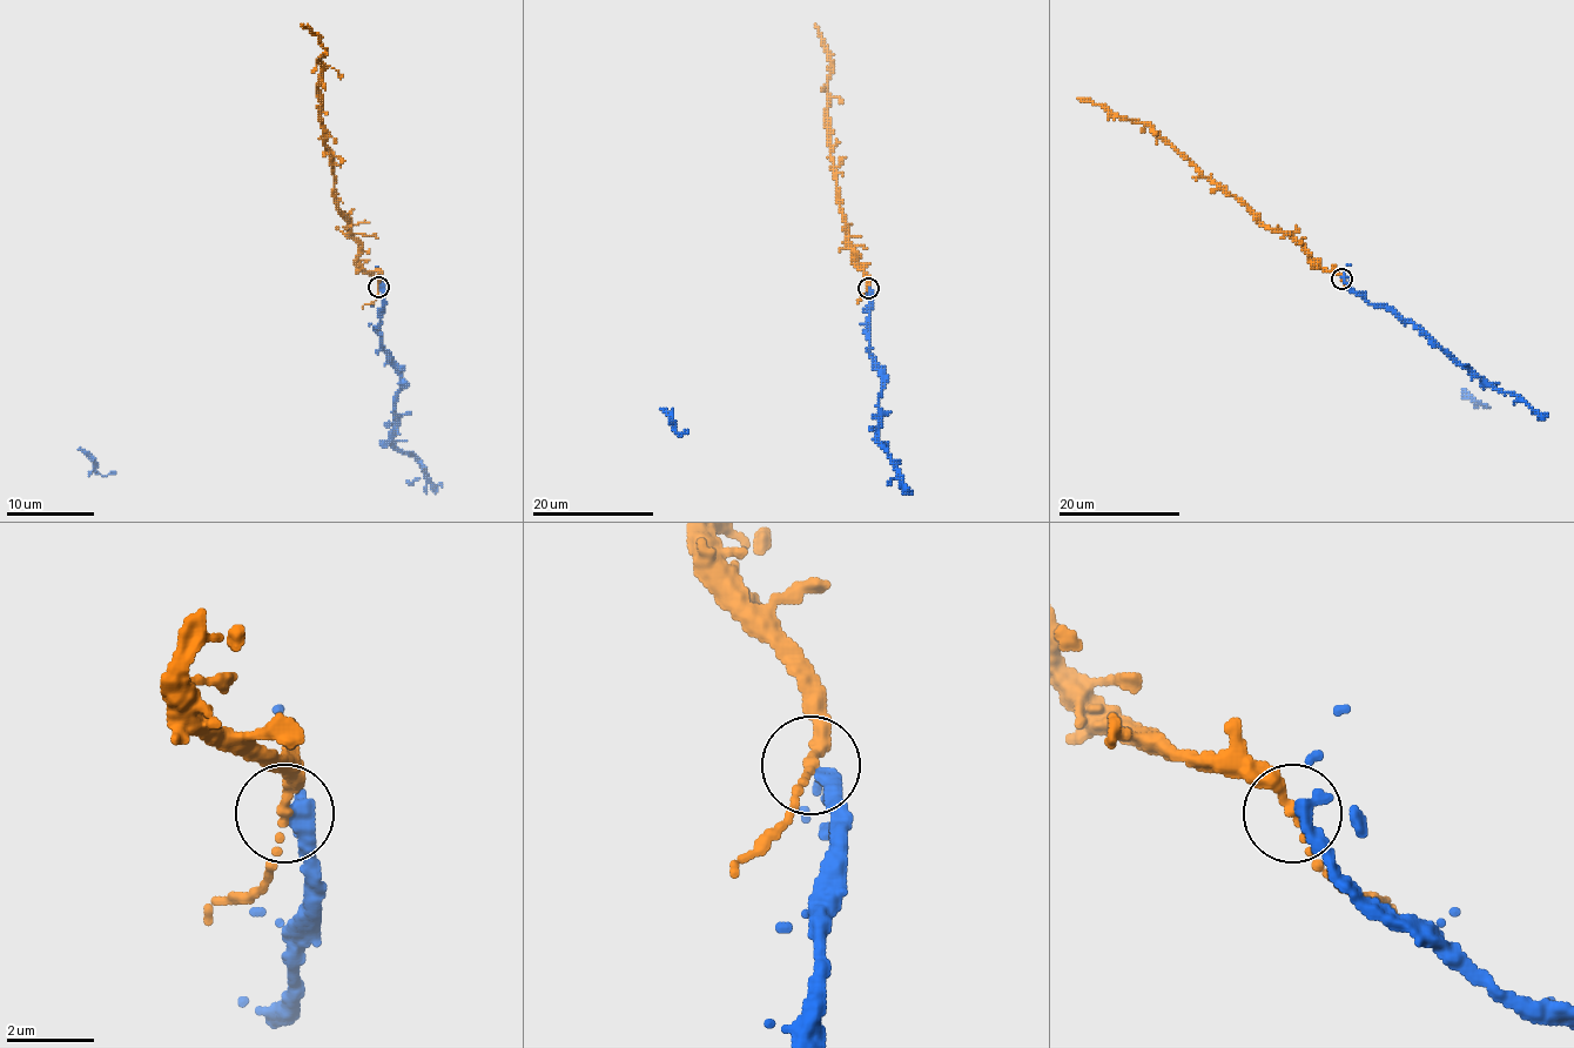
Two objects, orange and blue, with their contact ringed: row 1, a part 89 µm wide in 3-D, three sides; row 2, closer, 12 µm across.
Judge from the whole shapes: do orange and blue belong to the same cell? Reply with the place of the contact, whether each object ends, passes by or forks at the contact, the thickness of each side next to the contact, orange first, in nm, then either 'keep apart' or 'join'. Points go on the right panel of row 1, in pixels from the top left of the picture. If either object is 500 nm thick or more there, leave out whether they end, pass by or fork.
at (1342, 279); orange ends there; blue forks there; 300 nm thick on the orange side, 240 nm on the other; join

